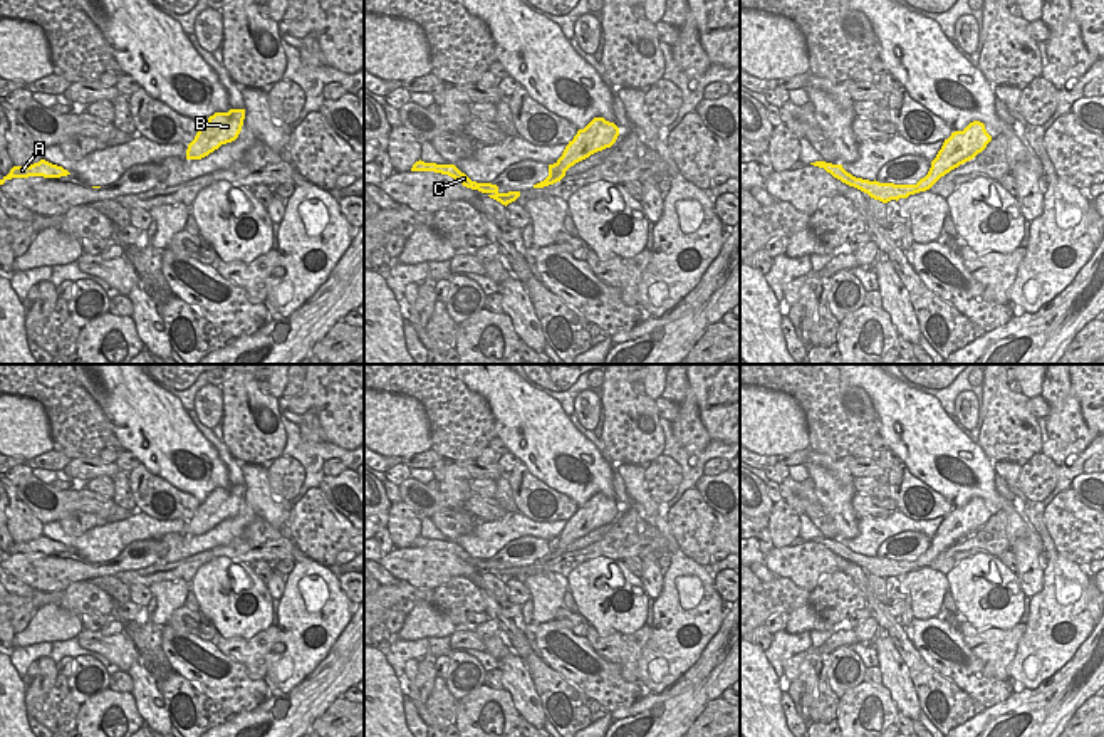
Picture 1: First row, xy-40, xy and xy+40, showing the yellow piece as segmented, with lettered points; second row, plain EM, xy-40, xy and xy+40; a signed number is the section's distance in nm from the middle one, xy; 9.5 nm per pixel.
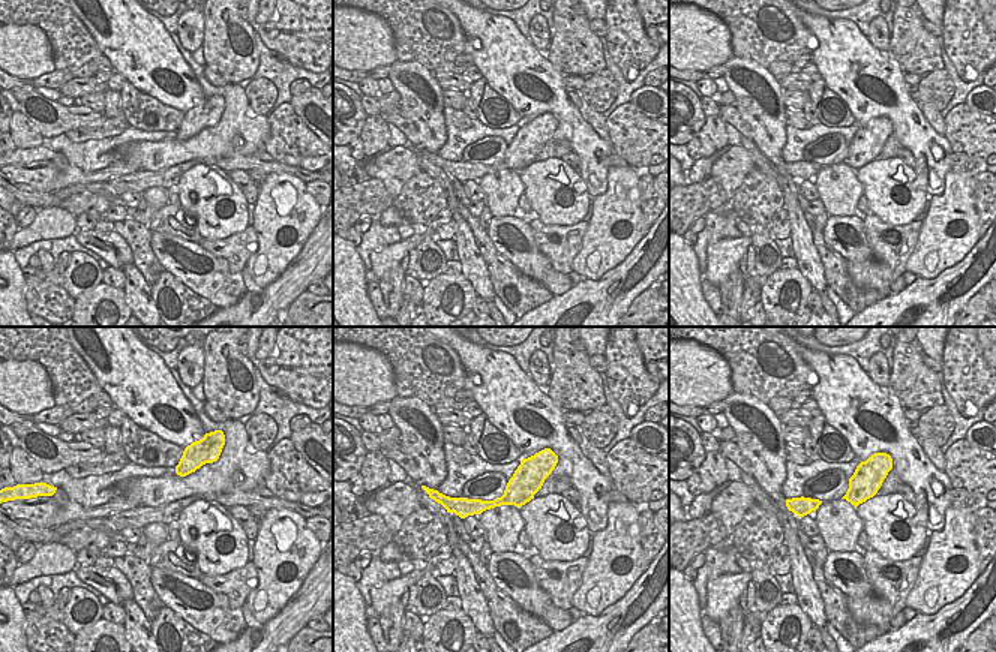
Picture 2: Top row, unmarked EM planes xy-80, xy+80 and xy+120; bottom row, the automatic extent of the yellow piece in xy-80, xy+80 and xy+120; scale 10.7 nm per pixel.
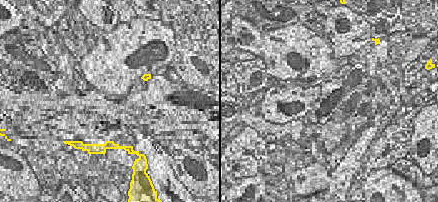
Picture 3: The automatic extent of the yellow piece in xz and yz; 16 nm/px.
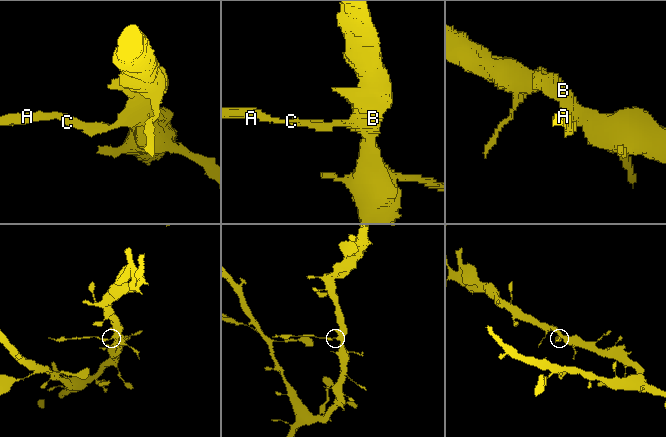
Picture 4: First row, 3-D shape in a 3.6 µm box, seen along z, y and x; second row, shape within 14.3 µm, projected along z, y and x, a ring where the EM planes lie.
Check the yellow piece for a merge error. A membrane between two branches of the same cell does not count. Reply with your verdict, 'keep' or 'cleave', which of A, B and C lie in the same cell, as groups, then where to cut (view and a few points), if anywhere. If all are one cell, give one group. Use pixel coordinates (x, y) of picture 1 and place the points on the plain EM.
cleave; A C / B; cut in xy+40 along (915, 561), (918, 568)

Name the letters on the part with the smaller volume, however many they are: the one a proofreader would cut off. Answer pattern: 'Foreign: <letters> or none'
Foreign: A, C

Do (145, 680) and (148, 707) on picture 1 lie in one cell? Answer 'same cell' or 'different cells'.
same cell

